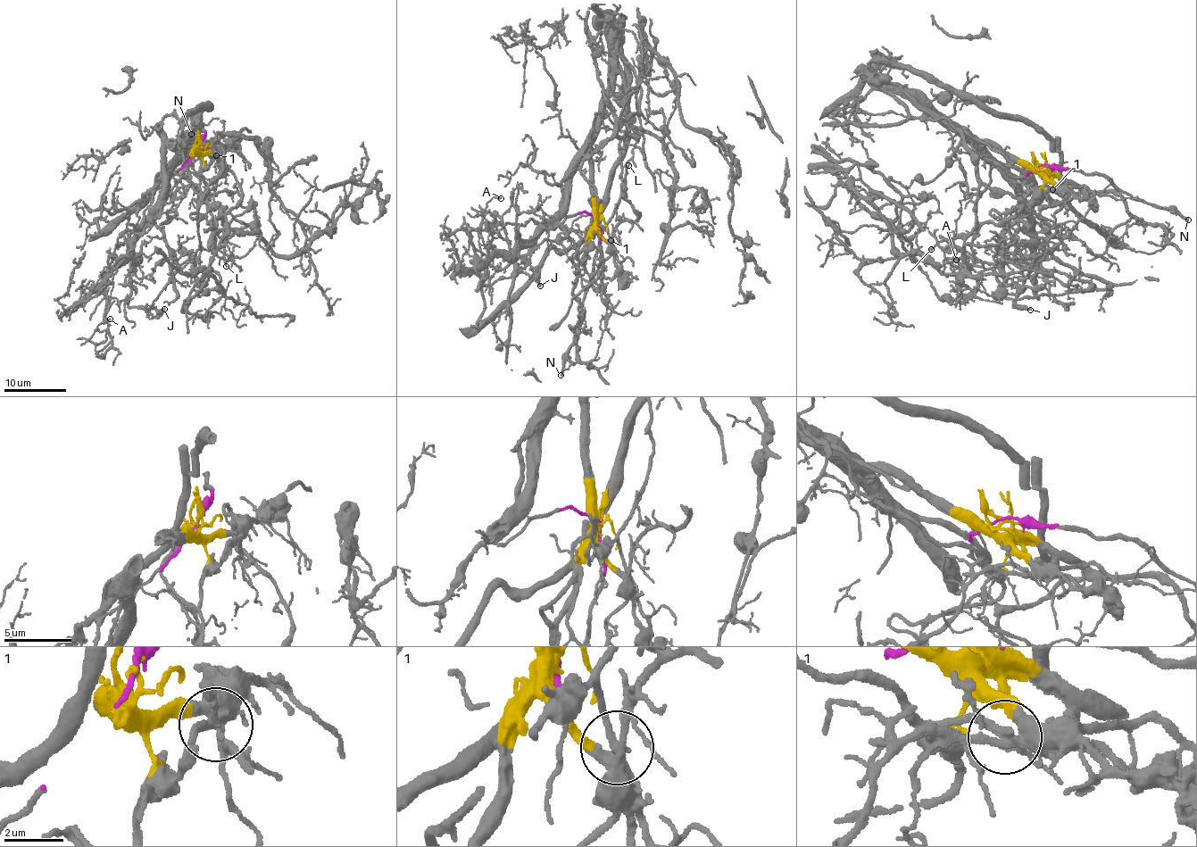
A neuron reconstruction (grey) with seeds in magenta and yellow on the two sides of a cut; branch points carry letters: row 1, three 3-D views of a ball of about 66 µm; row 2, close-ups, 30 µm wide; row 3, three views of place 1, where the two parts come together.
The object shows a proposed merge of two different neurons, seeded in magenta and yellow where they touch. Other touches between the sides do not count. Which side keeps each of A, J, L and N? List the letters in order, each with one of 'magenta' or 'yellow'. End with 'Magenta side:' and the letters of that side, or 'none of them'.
A: yellow
J: yellow
L: yellow
N: magenta
Magenta side: N

